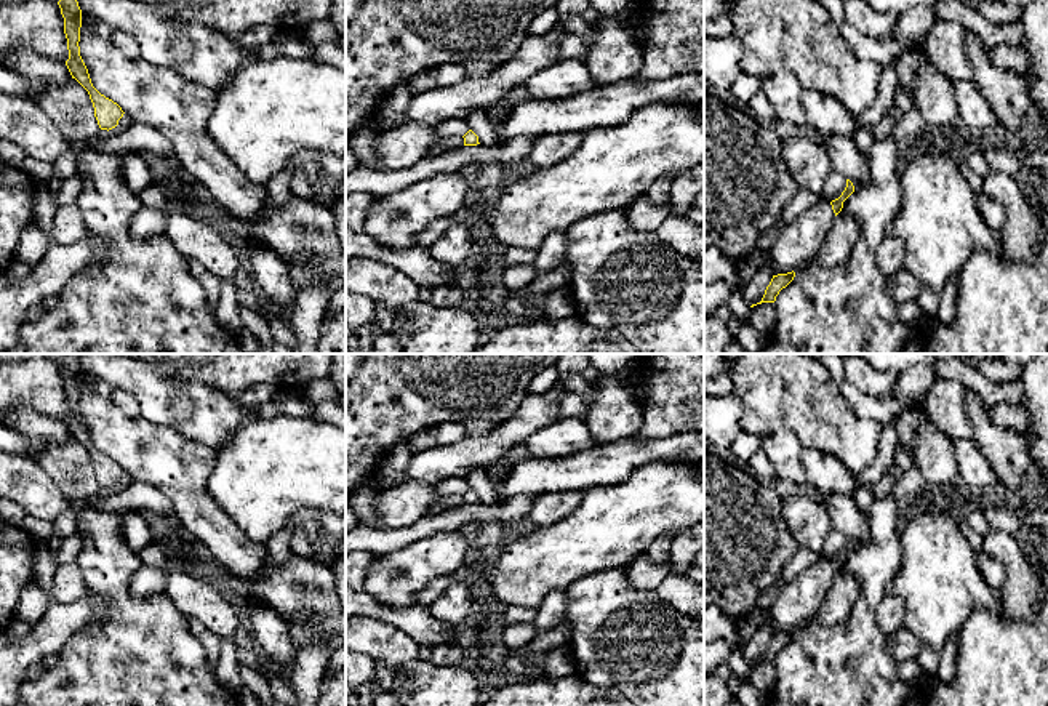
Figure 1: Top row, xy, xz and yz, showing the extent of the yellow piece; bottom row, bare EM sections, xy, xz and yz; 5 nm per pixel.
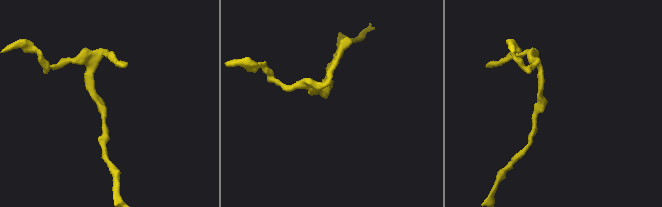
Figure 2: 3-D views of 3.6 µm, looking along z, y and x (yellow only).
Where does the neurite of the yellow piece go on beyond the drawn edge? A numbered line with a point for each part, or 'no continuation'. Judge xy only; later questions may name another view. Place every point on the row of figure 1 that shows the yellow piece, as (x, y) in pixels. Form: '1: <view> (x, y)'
no continuation

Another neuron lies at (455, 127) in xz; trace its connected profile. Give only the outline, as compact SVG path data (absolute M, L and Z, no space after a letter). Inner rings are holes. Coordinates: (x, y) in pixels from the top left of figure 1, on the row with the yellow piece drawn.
M464 118L443 120L434 125L434 128L437 136L432 142L432 147L442 146L442 142L448 138L464 136L470 130L469 123Z

